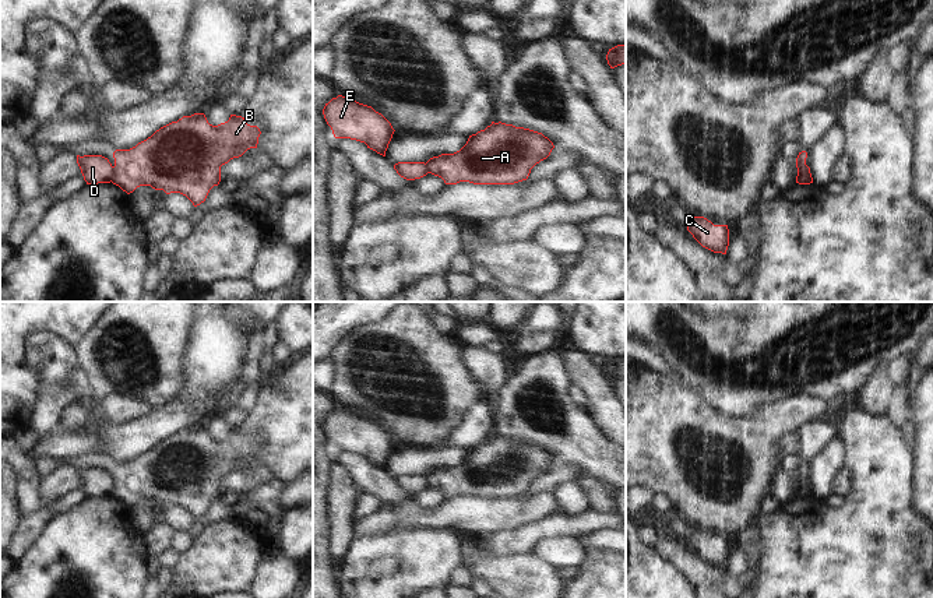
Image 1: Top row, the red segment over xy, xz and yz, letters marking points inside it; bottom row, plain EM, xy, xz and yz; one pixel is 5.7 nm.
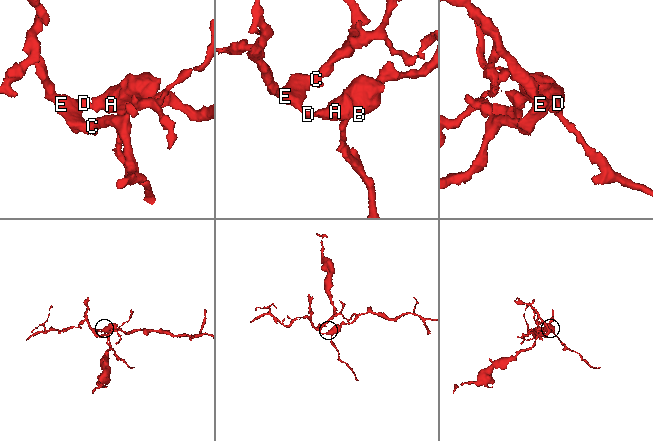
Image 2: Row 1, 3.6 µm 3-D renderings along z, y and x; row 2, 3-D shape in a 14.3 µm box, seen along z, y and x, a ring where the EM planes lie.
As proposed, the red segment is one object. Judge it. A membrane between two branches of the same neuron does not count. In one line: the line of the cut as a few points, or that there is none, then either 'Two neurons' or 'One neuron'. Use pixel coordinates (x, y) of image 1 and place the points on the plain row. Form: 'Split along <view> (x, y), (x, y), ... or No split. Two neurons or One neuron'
Split along xy (113, 479), (113, 491), (111, 493). Two neurons.

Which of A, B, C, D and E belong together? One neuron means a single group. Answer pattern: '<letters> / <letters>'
A B / C D E

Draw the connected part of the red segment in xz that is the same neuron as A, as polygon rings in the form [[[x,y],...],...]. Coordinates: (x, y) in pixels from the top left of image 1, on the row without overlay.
[[[492,435],[485,443],[469,448],[466,457],[460,464],[433,469],[426,478],[427,486],[441,490],[446,497],[457,497],[460,495],[514,497],[527,493],[531,482],[546,472],[553,461],[553,455],[542,446],[501,435]]]

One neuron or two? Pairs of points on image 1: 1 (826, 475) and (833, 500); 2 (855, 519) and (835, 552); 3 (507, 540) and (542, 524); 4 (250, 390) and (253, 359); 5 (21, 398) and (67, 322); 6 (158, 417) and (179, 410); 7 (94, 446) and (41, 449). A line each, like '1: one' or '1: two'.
1: two
2: one
3: one
4: one
5: one
6: one
7: one

